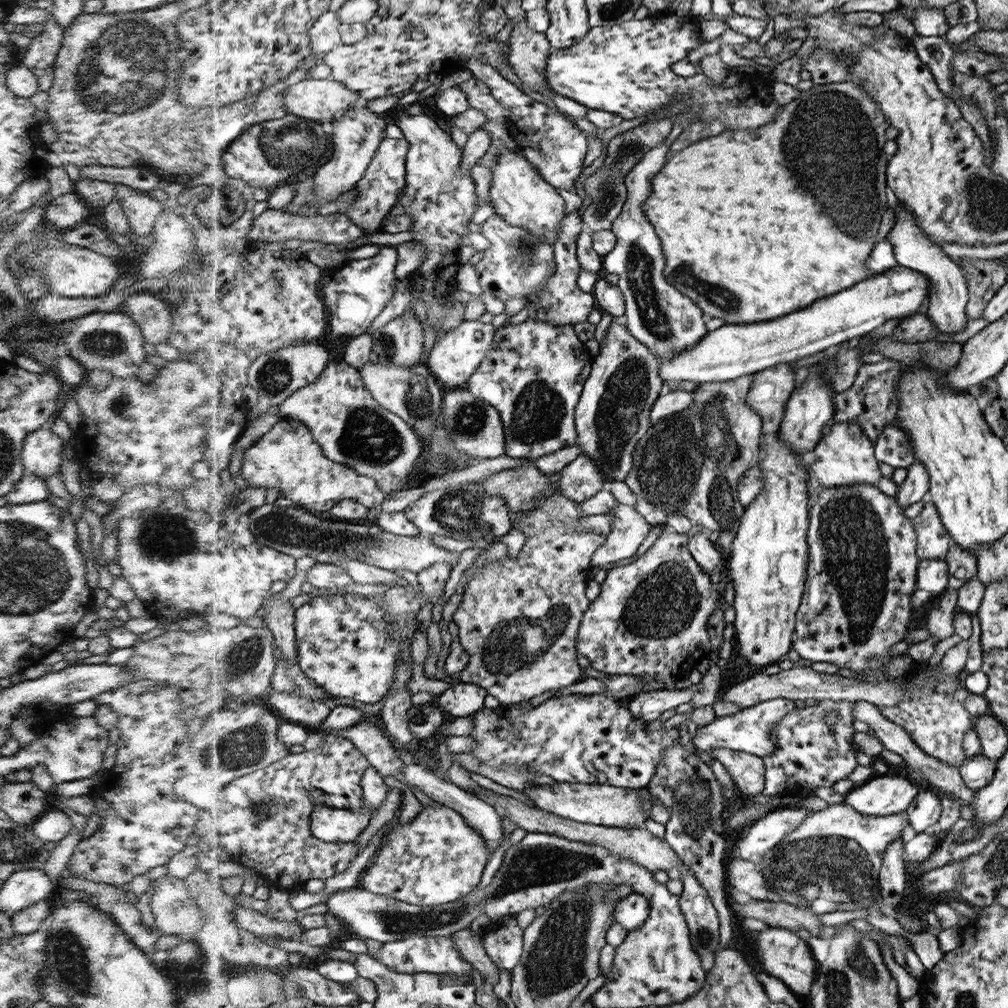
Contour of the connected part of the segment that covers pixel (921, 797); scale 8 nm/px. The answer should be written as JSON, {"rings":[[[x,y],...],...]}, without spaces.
{"rings":[[[922,791],[905,811],[908,814],[910,833],[924,832],[941,817],[941,798],[932,791]]]}

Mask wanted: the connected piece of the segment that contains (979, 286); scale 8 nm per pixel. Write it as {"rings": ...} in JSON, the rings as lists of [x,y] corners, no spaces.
{"rings":[[[961,258],[960,267],[969,283],[969,302],[966,305],[968,317],[972,320],[983,318],[989,302],[1006,283],[1004,268],[996,259]]]}

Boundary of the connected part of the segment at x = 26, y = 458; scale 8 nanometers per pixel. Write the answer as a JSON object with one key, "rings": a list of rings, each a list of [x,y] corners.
{"rings":[[[55,418],[48,419],[42,428],[28,433],[21,452],[26,472],[42,479],[60,474],[59,468],[64,458],[64,443],[53,431]]]}

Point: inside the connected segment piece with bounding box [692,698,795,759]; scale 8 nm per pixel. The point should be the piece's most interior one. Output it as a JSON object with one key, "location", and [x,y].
{"location":[751,730]}

